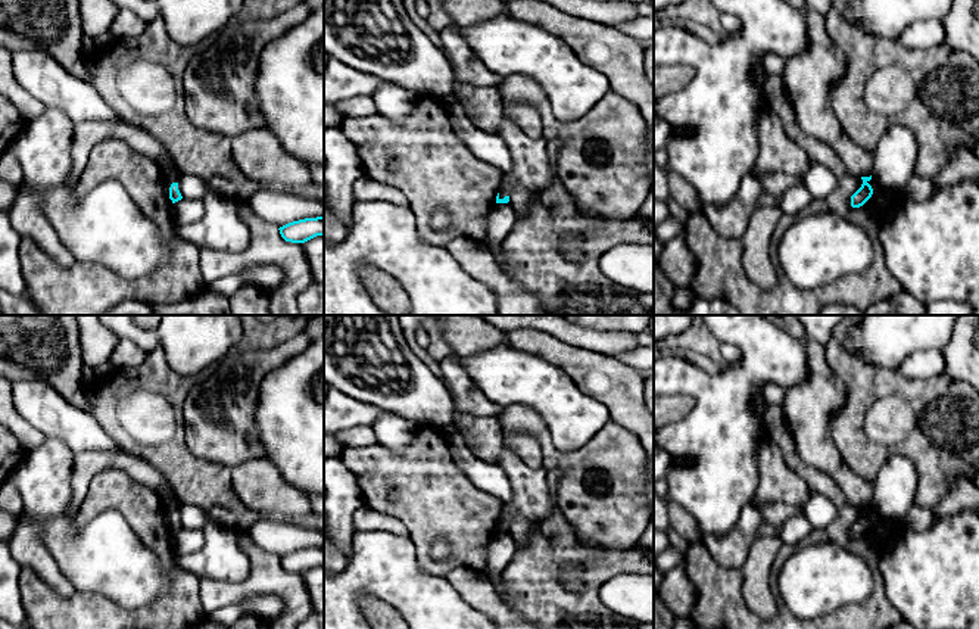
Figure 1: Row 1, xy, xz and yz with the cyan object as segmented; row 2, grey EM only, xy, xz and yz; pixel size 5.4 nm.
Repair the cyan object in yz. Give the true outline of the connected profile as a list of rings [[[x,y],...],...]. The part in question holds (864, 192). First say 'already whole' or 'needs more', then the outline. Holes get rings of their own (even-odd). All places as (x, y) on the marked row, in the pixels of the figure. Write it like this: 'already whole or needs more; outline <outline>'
already whole; outline [[[861,177],[863,184],[861,187],[851,196],[851,206],[852,208],[860,208],[863,206],[873,194],[873,189],[869,184],[869,181],[872,180],[870,177]]]

